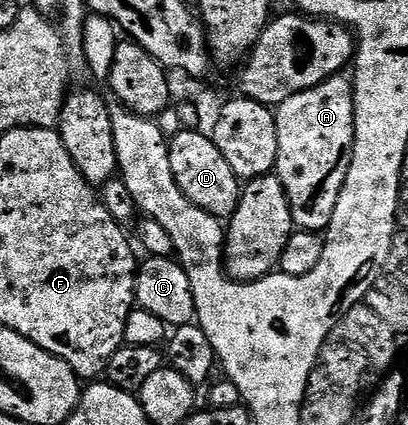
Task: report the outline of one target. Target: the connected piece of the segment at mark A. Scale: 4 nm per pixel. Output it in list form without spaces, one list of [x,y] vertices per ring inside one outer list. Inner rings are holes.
[[[345,74],[333,75],[331,79],[326,79],[320,85],[312,89],[304,89],[300,93],[288,96],[283,103],[279,103],[274,116],[276,121],[276,137],[278,138],[278,156],[276,157],[276,174],[278,180],[284,185],[284,193],[288,197],[288,205],[292,209],[292,221],[295,228],[304,231],[325,232],[332,221],[332,213],[336,213],[336,201],[340,201],[340,189],[344,189],[344,181],[348,177],[350,168],[350,158],[354,152],[354,85]]]

